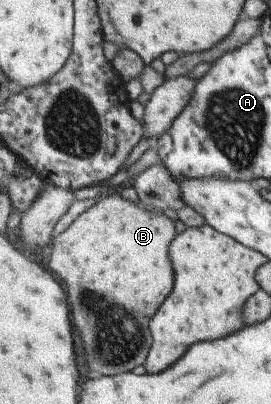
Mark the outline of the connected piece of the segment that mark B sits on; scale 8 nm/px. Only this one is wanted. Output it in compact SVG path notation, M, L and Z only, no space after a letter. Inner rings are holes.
M115 189L109 190L109 197L103 194L95 207L82 213L54 238L49 267L63 277L63 285L71 293L75 325L83 337L87 363L93 371L117 375L145 363L153 345L149 321L175 285L169 247L177 235L175 222L167 215L149 211L140 201L127 201Z

